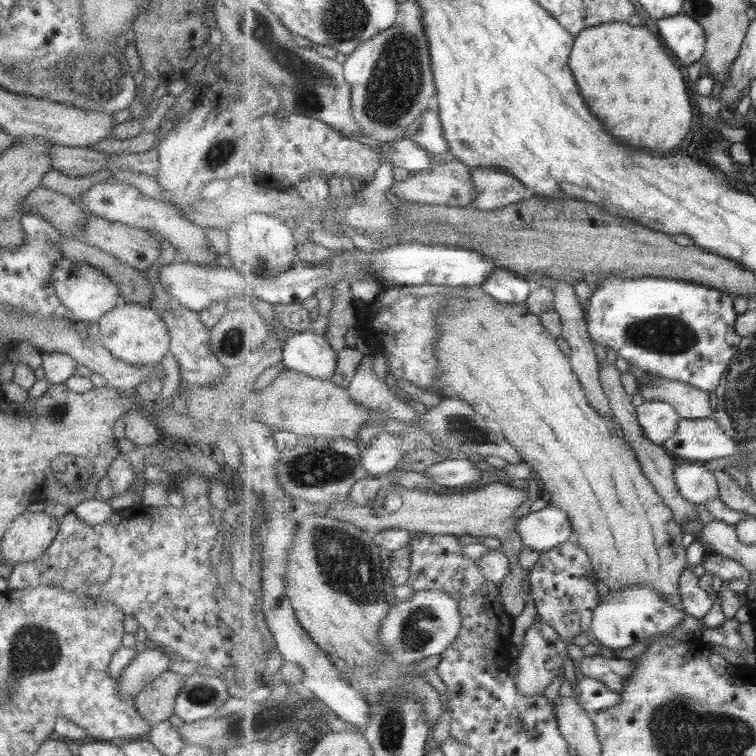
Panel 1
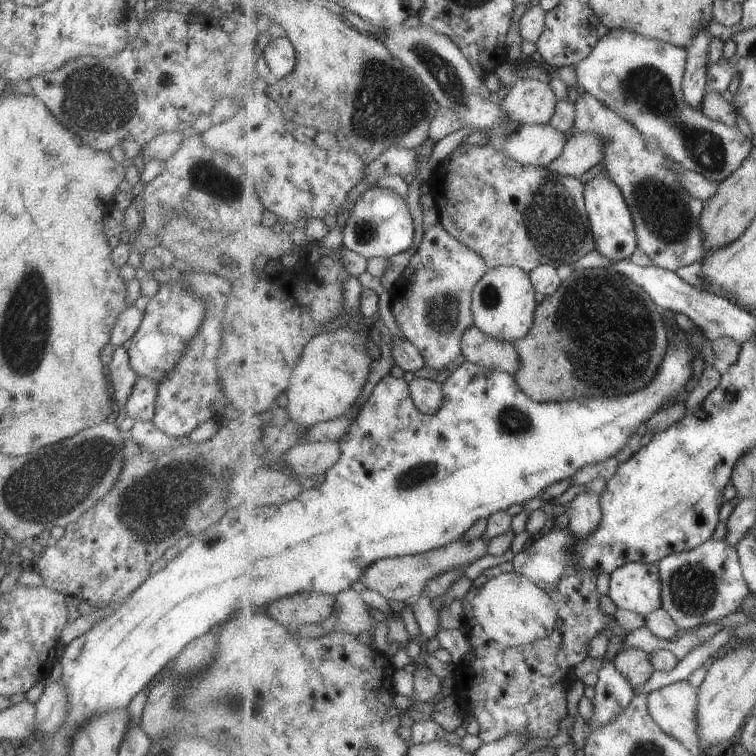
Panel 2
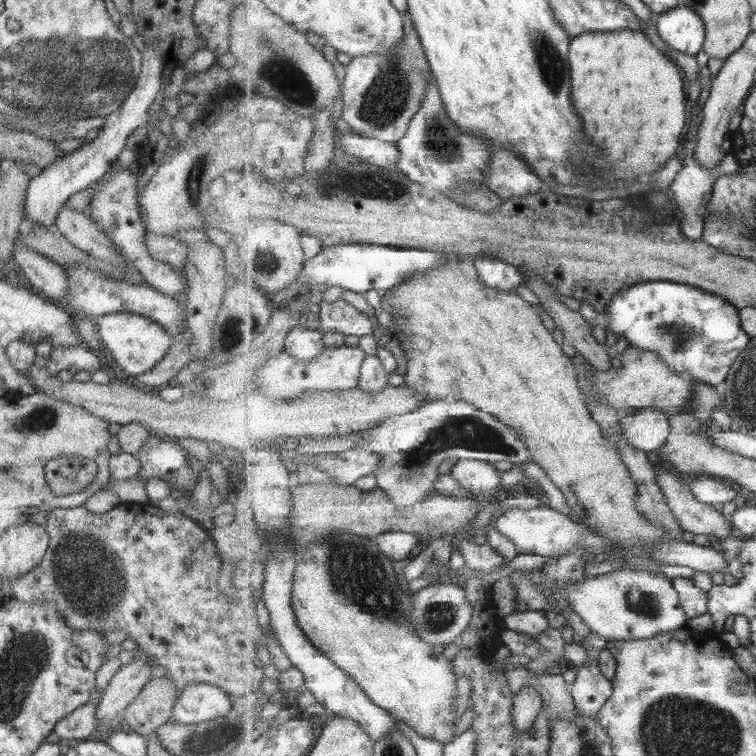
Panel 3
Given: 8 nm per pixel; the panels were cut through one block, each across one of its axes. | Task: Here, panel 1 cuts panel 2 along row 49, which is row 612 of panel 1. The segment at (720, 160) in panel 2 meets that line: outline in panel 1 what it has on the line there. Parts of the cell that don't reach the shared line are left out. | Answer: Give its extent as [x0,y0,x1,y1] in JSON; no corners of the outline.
[591,584,686,651]

